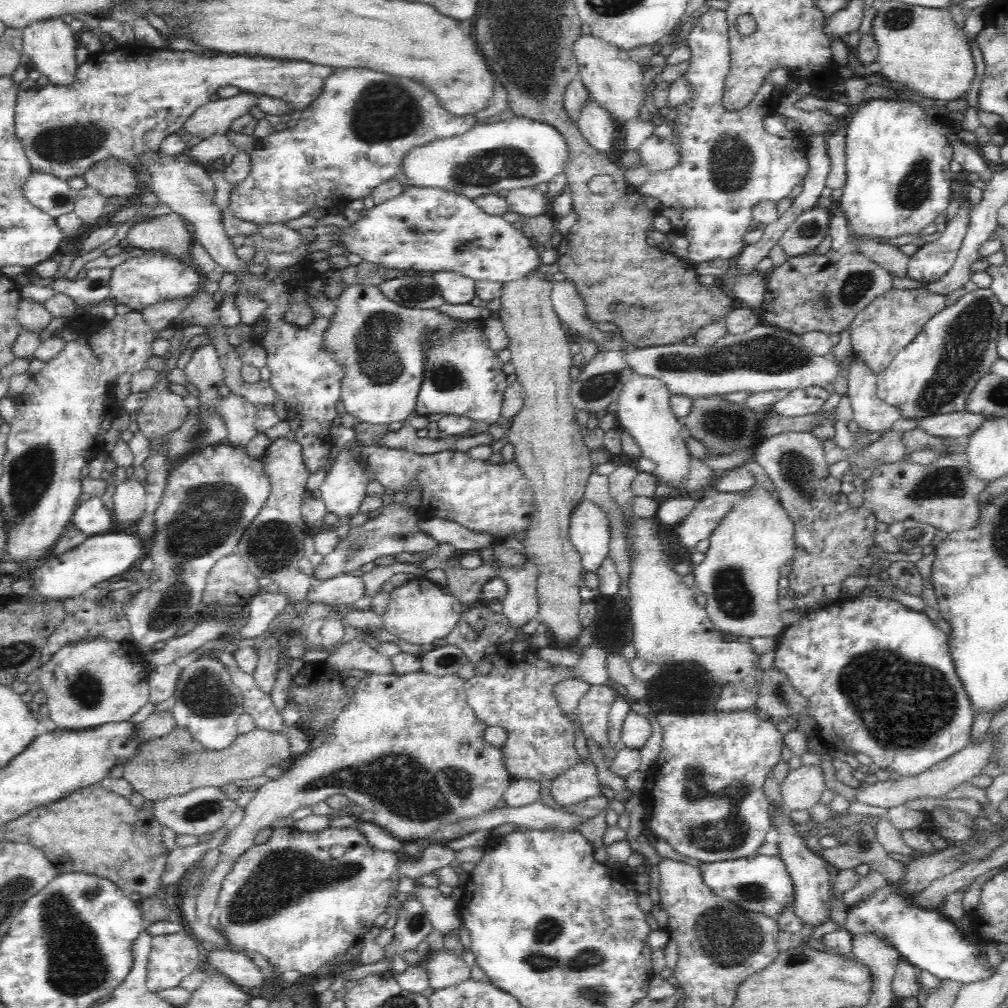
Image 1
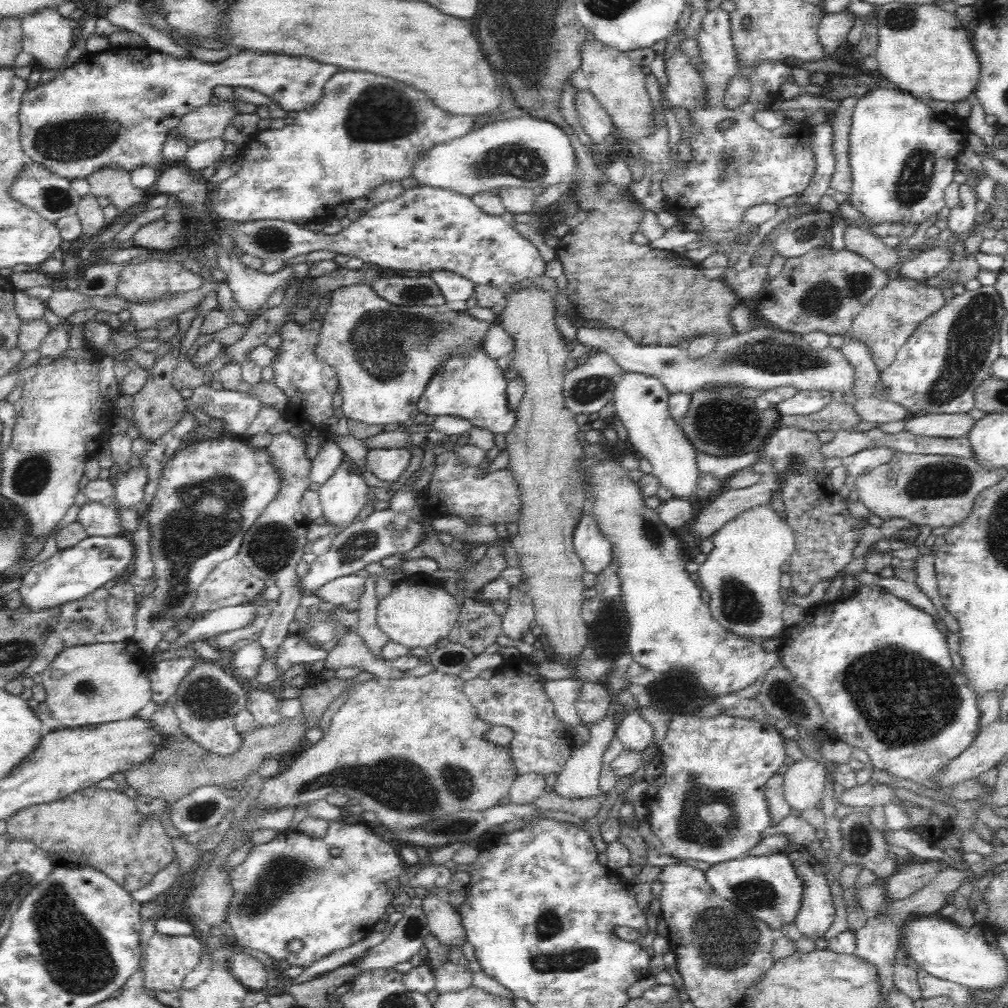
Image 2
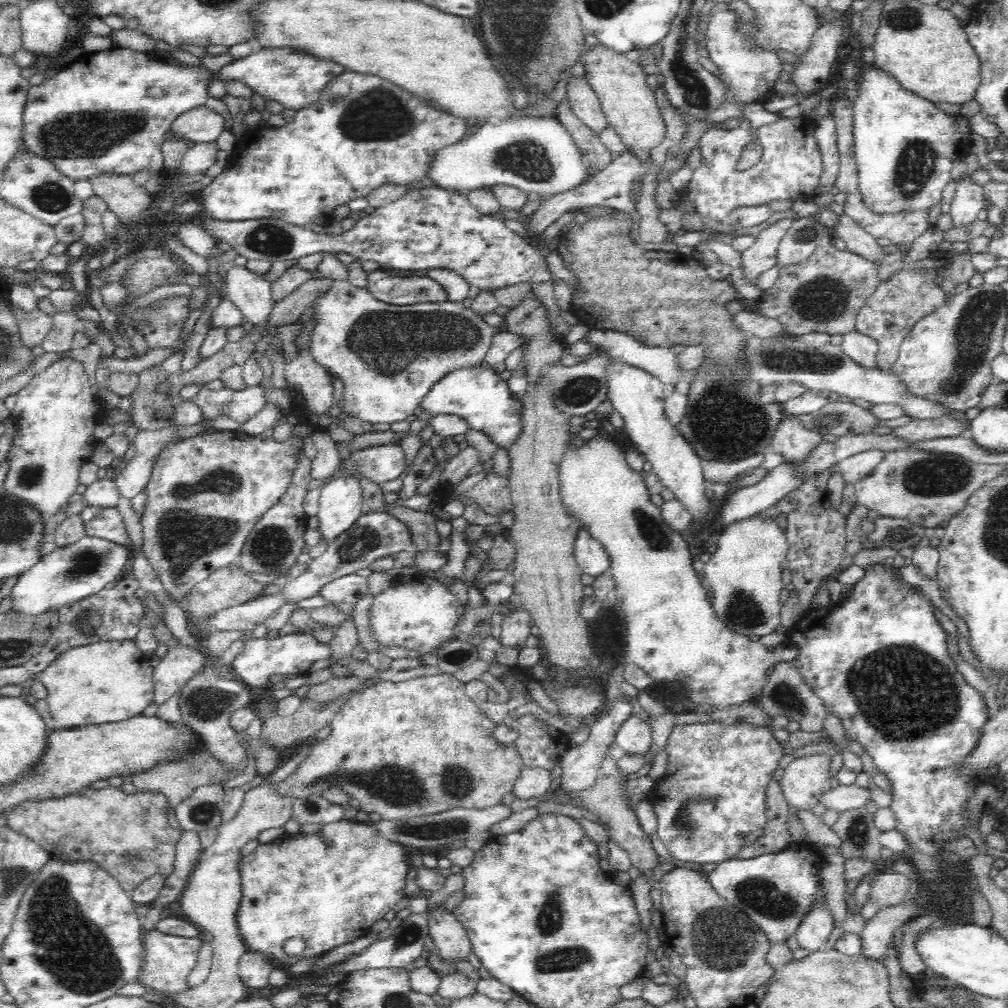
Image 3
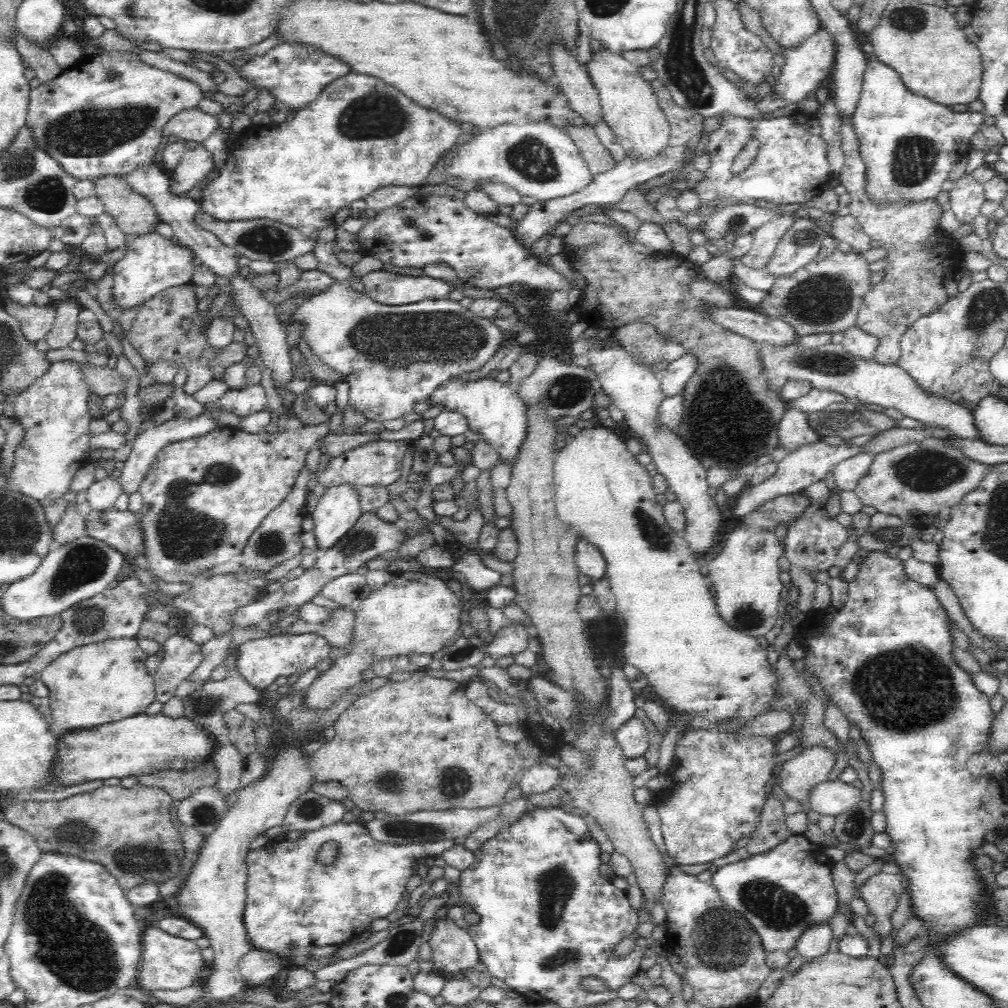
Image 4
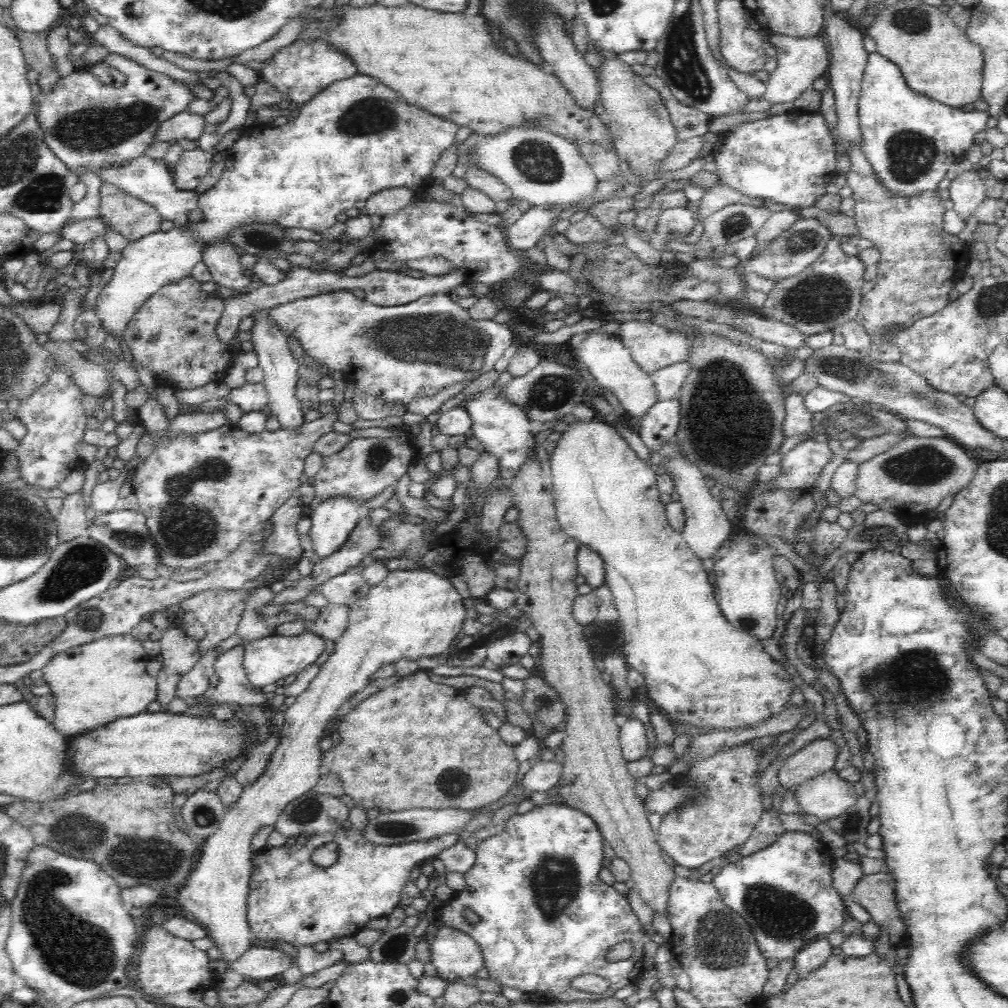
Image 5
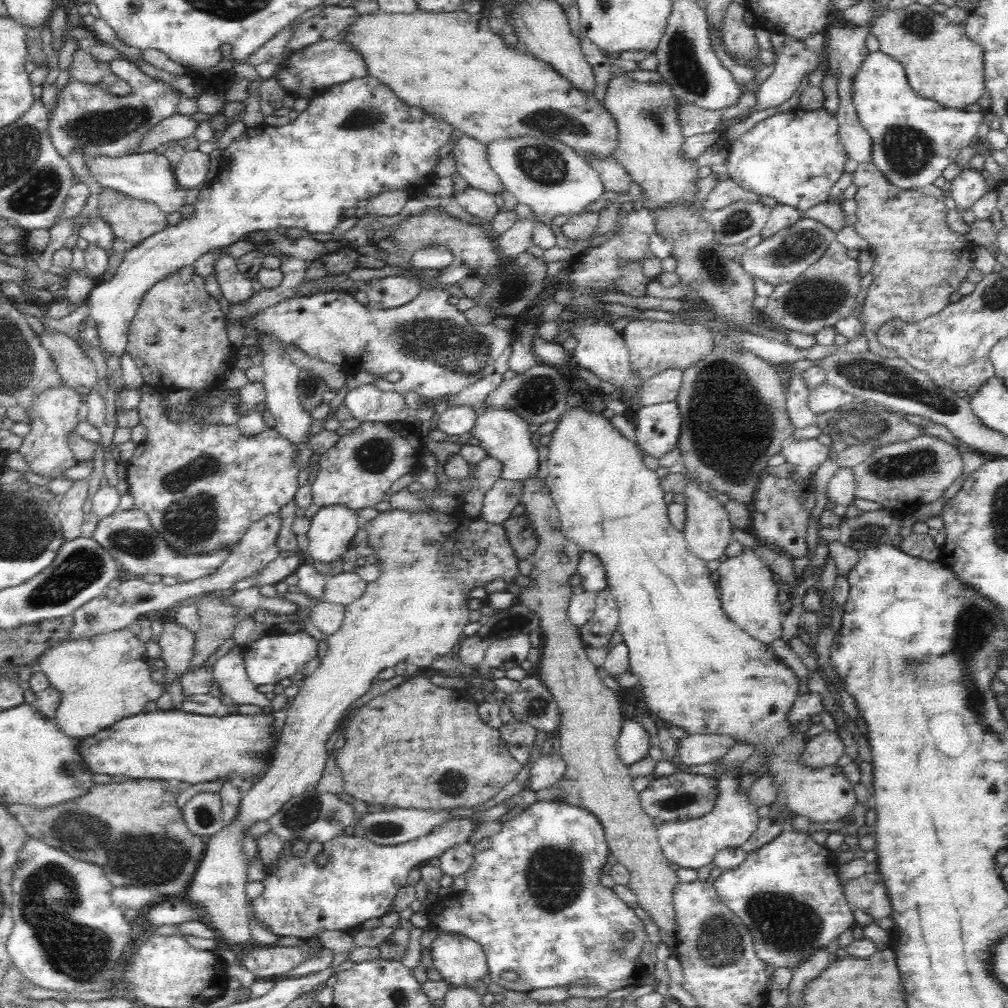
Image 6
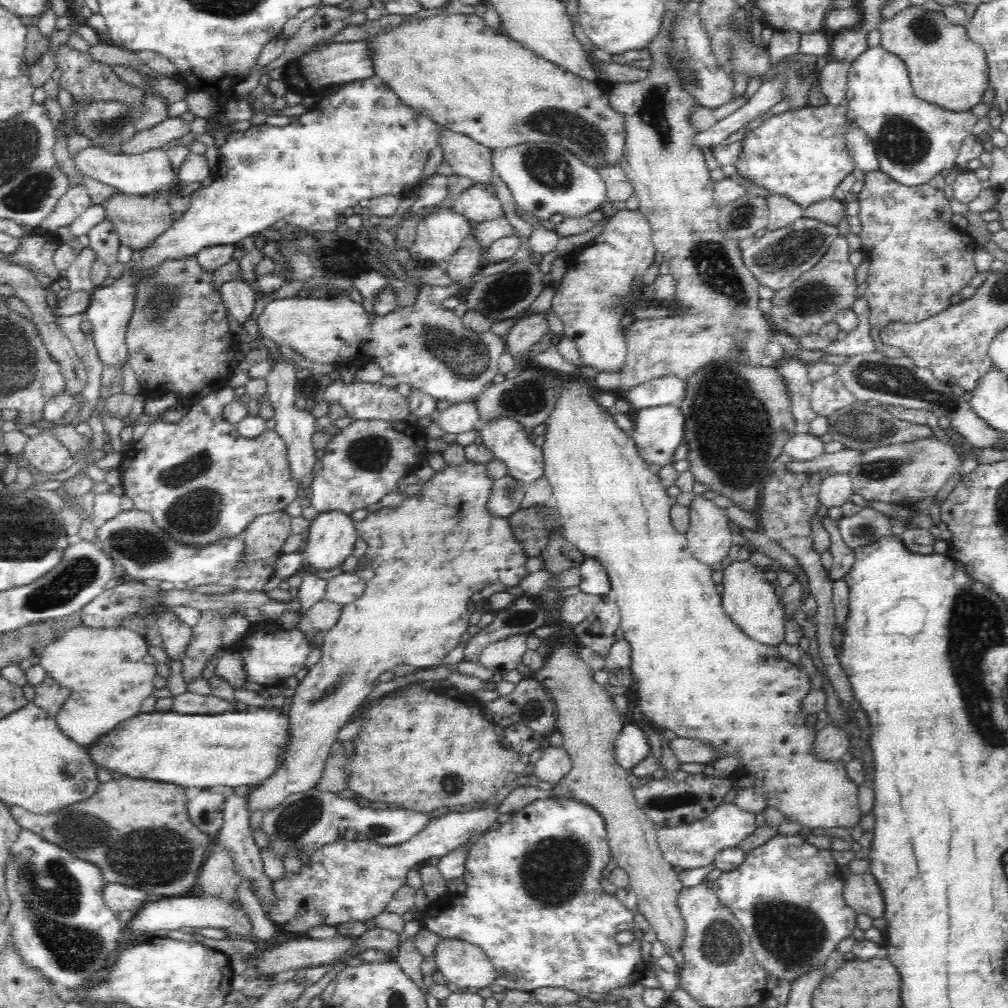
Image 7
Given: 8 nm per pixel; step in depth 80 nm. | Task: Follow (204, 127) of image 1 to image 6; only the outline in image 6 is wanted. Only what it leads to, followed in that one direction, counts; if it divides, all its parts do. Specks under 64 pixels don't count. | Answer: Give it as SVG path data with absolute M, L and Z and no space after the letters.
M174 113L172 116L165 118L161 123L150 128L140 144L136 146L136 153L155 151L163 144L168 144L172 140L182 140L188 136L194 135L196 126L199 122L192 120L190 115Z

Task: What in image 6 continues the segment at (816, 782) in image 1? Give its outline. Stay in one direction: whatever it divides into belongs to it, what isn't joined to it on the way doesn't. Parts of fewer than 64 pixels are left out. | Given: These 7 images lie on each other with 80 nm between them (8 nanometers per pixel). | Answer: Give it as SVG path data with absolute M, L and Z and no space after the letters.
M825 730L808 740L802 761L810 767L821 768L837 764L844 756L845 746L838 732Z

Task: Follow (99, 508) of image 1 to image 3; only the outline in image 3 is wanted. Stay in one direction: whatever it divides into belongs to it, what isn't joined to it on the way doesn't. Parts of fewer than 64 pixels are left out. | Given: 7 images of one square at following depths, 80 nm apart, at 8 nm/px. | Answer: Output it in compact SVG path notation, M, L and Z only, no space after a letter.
M90 507L80 513L88 536L106 539L118 543L133 553L132 539L126 531L124 519L116 507L99 509Z

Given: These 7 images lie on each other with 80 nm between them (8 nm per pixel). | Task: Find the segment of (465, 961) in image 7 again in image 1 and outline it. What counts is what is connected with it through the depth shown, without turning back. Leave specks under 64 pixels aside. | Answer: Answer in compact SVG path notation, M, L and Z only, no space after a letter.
M416 883L415 896L430 919L432 929L440 932L443 938L450 933L458 935L462 927L460 904L440 893L437 888L429 888L421 883Z

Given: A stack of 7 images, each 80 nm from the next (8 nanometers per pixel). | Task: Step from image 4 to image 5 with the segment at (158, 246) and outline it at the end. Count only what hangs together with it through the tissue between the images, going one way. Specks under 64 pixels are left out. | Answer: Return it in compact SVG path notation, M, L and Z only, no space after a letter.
M360 74L354 75L352 78L347 78L346 80L334 82L334 84L331 84L328 88L320 91L312 100L302 104L298 112L291 115L290 120L286 124L277 127L263 125L258 132L254 132L254 128L252 128L248 134L244 134L244 136L240 137L240 140L237 140L232 148L229 148L229 150L224 153L225 167L215 185L199 194L197 207L202 211L203 220L197 223L191 223L188 227L176 228L175 226L168 232L160 230L136 242L128 243L126 248L121 252L122 258L120 258L120 262L118 262L115 268L113 278L100 290L95 305L93 306L93 311L96 313L98 321L100 321L102 329L104 329L104 333L106 333L106 336L113 336L119 344L122 343L127 326L130 324L133 316L140 310L142 304L148 300L148 297L155 294L159 289L162 289L162 286L173 284L174 282L180 281L182 278L191 276L194 265L202 261L203 250L206 250L208 246L212 246L213 244L230 243L230 234L232 234L234 230L238 230L238 228L242 230L244 226L278 226L282 228L310 230L313 233L320 234L326 232L328 229L332 228L332 226L335 226L338 222L336 217L354 207L358 200L366 200L373 194L389 188L406 187L416 191L417 188L424 183L424 180L431 176L435 164L442 156L442 153L449 146L452 146L452 141L458 129L458 125L446 119L434 116L417 106L410 106L410 103L404 101L402 97L398 96L390 87L382 84L378 79Z

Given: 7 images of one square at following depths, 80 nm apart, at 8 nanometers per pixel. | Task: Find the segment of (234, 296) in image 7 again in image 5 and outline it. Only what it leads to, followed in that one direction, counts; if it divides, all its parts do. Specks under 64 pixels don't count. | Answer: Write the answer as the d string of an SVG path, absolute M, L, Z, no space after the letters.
M231 243L213 244L203 250L202 261L210 269L211 280L234 292L232 296L244 295L252 283L252 277L242 269L240 257Z

